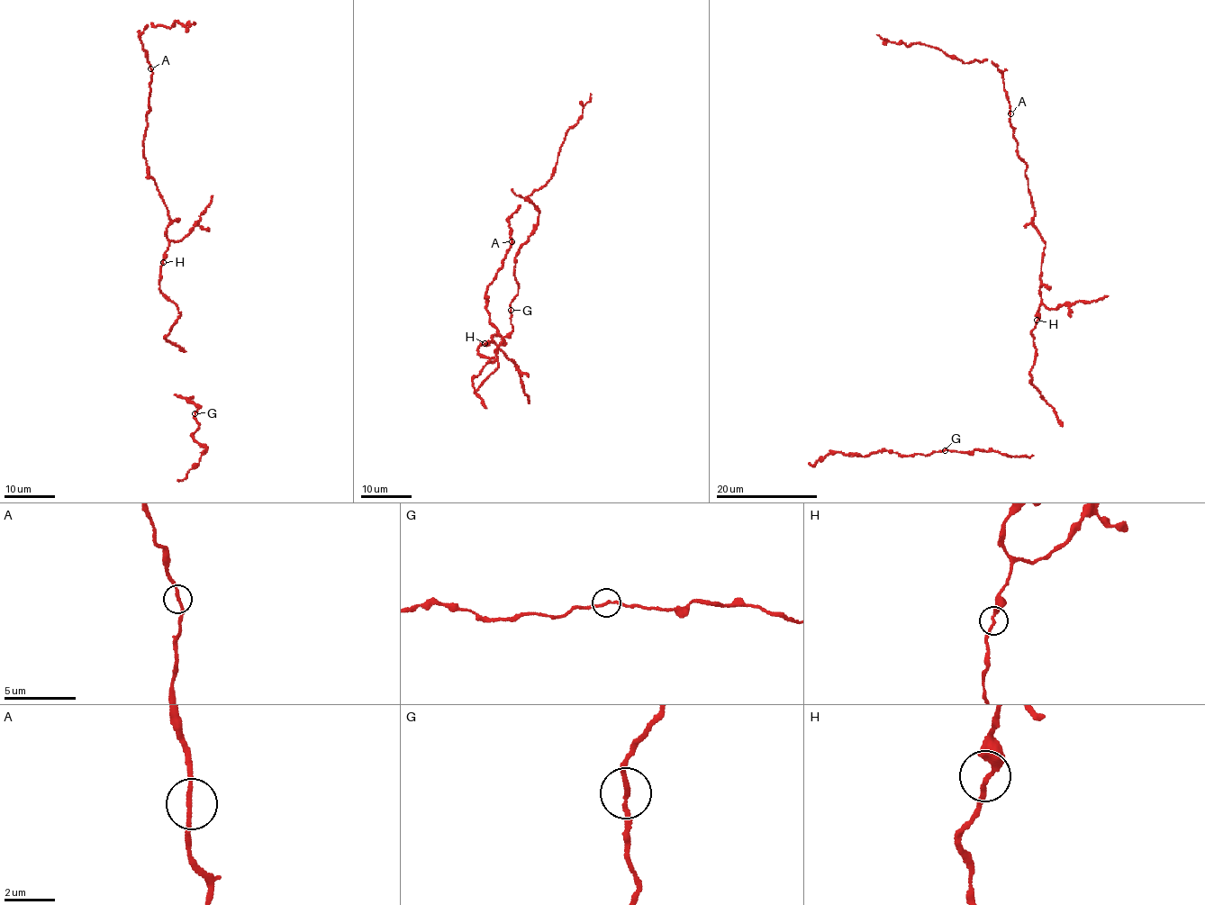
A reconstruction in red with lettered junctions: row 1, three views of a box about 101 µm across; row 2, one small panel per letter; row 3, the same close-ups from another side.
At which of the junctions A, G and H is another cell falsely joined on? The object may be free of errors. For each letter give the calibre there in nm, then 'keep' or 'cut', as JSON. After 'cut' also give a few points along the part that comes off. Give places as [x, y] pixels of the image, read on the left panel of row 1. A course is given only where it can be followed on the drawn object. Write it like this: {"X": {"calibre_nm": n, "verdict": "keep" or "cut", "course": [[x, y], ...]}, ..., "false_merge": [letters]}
{"A": {"calibre_nm": 170, "verdict": "keep"}, "G": {"calibre_nm": 170, "verdict": "keep"}, "H": {"calibre_nm": 200, "verdict": "keep"}, "false_merge": []}

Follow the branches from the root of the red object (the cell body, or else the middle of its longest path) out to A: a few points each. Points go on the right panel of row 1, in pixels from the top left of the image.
A: (1037, 320), (1046, 243), (1034, 225), (1034, 209), (1025, 175), (1026, 163), (1018, 154), (1010, 113)

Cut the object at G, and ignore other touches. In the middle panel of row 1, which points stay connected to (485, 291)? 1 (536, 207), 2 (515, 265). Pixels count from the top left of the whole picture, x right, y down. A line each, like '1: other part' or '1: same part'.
1: other part
2: other part

